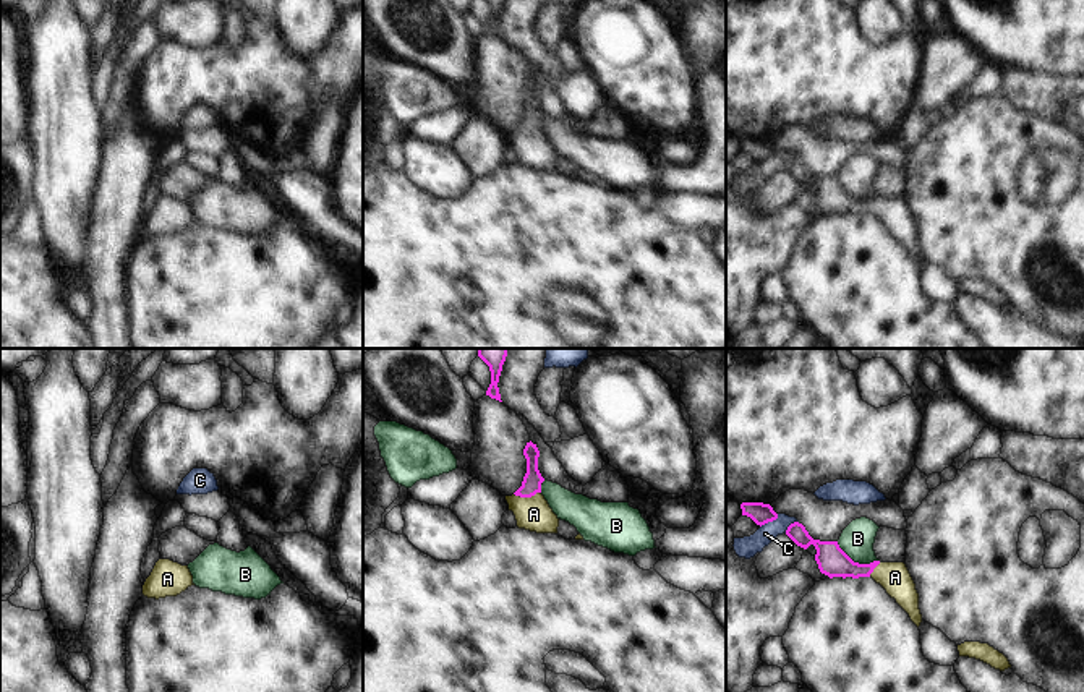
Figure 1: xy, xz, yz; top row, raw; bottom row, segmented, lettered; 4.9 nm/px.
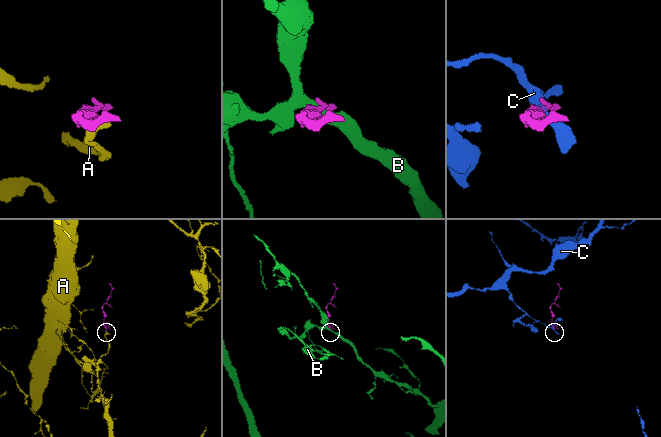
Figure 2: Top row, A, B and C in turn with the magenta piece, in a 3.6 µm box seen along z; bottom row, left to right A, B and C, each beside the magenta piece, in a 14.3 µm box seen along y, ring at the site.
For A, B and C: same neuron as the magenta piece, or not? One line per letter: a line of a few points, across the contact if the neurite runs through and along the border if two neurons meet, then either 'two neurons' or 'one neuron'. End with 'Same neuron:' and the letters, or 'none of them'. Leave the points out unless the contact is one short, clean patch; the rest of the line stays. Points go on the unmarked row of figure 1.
A: line xz (532, 119), (527, 133), (533, 151); one neuron
B: line yz (836, 179), (854, 198), (877, 198); two neurons
C: line yz (778, 151), (760, 164); two neurons
Same neuron: A

